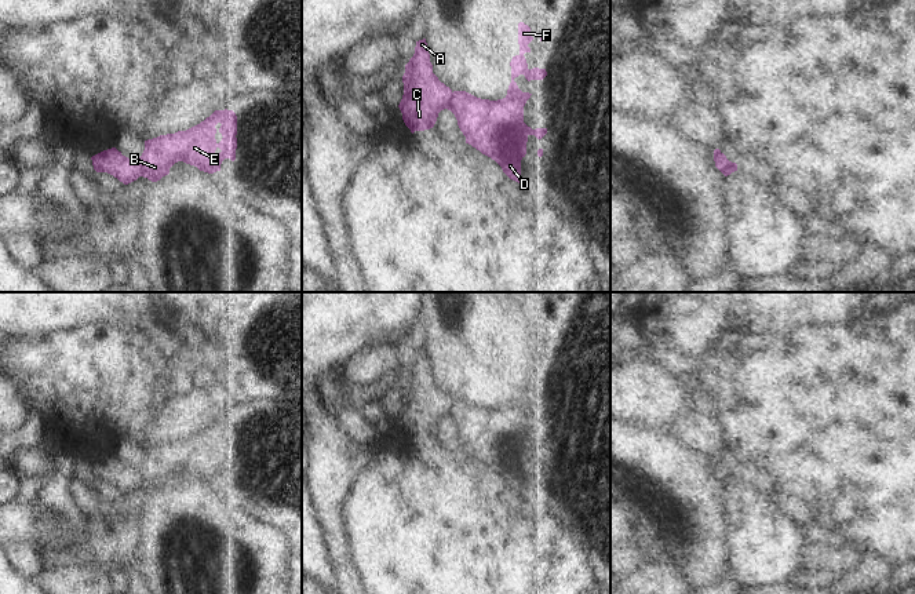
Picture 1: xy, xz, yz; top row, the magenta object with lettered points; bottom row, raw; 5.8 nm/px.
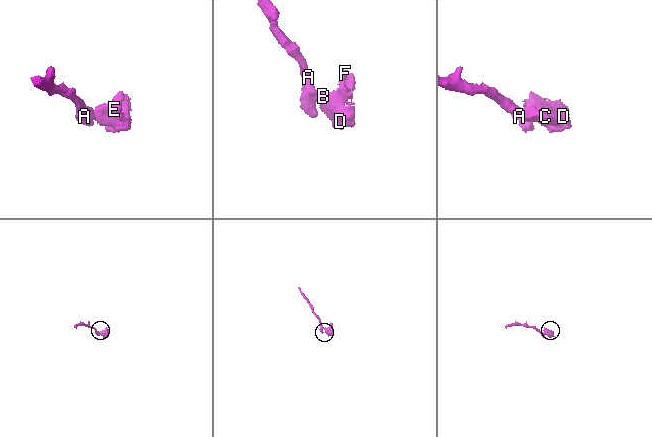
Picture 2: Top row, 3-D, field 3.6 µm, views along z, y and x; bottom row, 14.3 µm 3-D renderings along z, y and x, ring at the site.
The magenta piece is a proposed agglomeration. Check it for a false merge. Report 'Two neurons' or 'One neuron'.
Two neurons

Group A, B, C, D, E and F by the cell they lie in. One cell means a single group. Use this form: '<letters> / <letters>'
A C / B D E F

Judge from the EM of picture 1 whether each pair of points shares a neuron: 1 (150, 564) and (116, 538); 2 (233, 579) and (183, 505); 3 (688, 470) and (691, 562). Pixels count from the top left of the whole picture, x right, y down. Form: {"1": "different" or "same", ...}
{"1": "different", "2": "same", "3": "same"}

